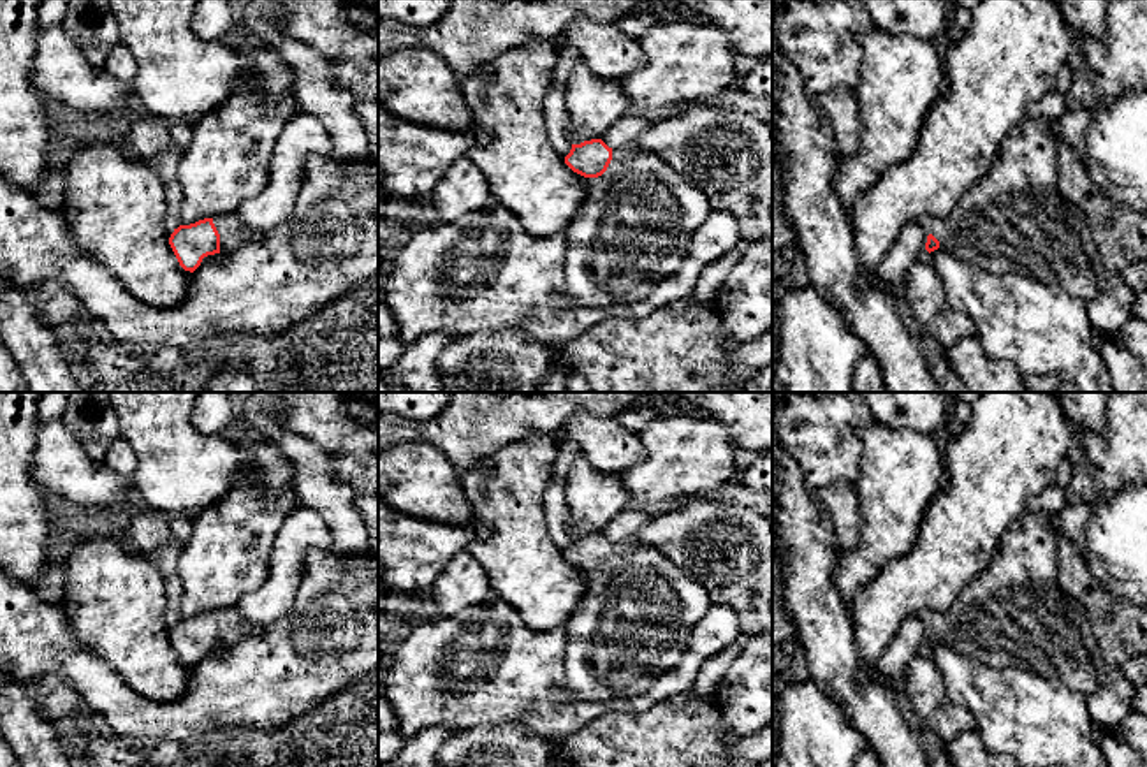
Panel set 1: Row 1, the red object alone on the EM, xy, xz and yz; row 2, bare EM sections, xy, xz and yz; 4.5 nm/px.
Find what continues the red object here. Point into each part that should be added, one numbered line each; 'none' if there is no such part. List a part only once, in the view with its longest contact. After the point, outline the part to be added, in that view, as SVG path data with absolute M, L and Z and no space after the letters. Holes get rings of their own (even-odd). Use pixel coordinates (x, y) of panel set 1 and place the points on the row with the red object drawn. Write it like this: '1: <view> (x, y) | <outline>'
1: xz (632, 231) | M628 148L612 150L607 171L598 178L586 178L586 183L582 204L565 229L565 285L554 296L554 306L603 308L647 299L660 281L683 266L695 230L711 213L707 195L683 179L661 157Z

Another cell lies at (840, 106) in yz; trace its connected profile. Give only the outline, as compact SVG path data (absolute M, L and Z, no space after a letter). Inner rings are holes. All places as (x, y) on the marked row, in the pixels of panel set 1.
M830 88L816 99L816 106L830 123L836 153L839 157L851 155L858 144L858 107L853 90Z

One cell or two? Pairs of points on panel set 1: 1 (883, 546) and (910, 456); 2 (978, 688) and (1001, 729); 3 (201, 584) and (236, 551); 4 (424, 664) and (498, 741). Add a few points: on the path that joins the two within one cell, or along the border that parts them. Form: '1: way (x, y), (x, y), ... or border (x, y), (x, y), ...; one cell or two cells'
1: way (889, 523), (892, 489), (898, 479); one cell
2: way (989, 699), (1001, 711), (1001, 718); one cell
3: way (210, 576), (227, 558); one cell
4: border (525, 725), (516, 722), (481, 723), (458, 732); two cells

